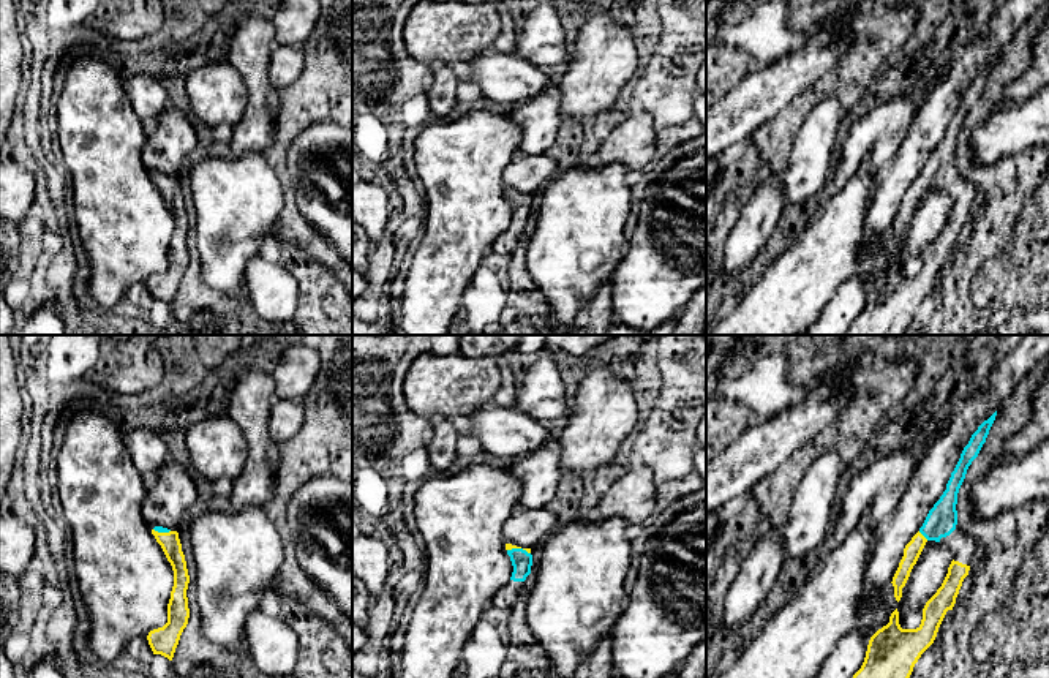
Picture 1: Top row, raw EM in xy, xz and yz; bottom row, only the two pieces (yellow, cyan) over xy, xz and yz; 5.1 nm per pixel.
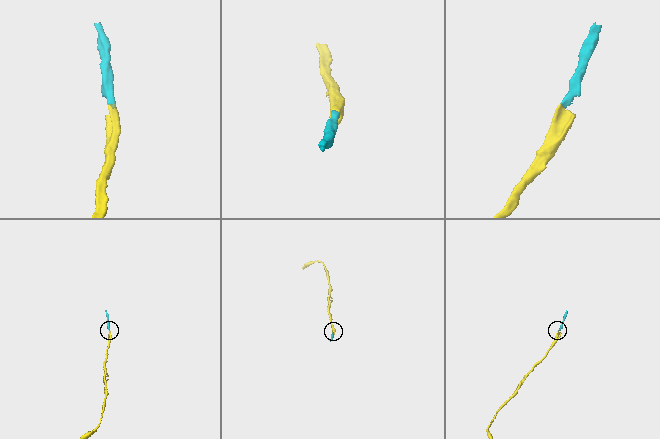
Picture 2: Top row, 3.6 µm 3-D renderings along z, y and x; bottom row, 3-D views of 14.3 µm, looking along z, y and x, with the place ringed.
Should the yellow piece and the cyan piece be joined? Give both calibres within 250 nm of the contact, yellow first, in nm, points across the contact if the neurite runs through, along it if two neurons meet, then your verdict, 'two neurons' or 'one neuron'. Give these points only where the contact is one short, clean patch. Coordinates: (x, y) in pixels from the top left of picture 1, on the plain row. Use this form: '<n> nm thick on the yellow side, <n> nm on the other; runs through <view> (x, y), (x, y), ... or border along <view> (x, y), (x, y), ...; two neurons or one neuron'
90 nm thick on the yellow side, 160 nm on the other; runs through yz (913, 195), (921, 180), (942, 165); one neuron

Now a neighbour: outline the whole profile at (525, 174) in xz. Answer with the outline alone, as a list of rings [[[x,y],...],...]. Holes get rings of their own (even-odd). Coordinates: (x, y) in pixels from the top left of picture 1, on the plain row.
[[[517,153],[502,172],[502,183],[506,190],[532,194],[556,177],[556,174],[556,163],[547,153]]]

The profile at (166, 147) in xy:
[[[169,103],[158,117],[156,128],[145,137],[142,163],[153,175],[179,177],[185,158],[199,145],[190,114]]]

